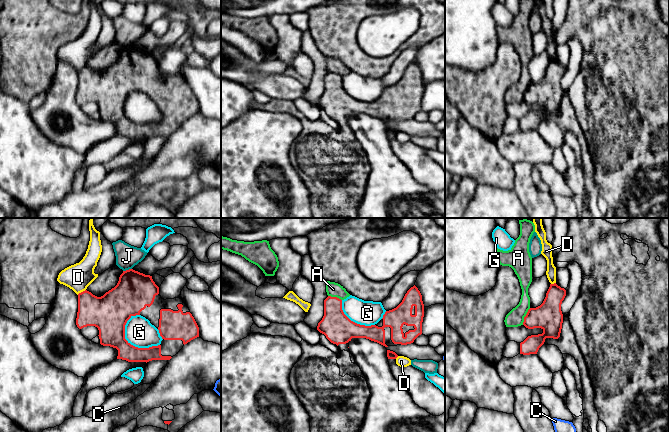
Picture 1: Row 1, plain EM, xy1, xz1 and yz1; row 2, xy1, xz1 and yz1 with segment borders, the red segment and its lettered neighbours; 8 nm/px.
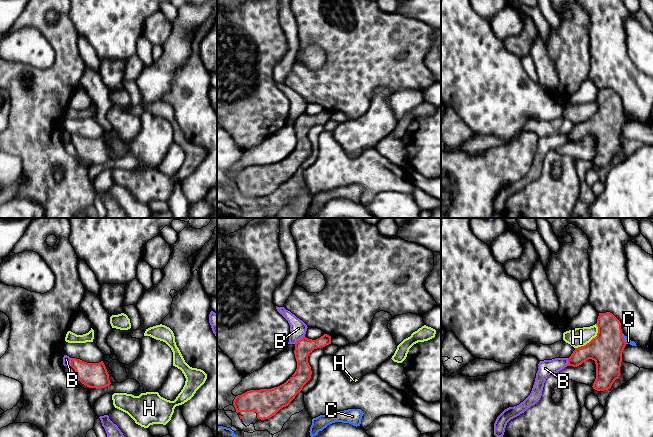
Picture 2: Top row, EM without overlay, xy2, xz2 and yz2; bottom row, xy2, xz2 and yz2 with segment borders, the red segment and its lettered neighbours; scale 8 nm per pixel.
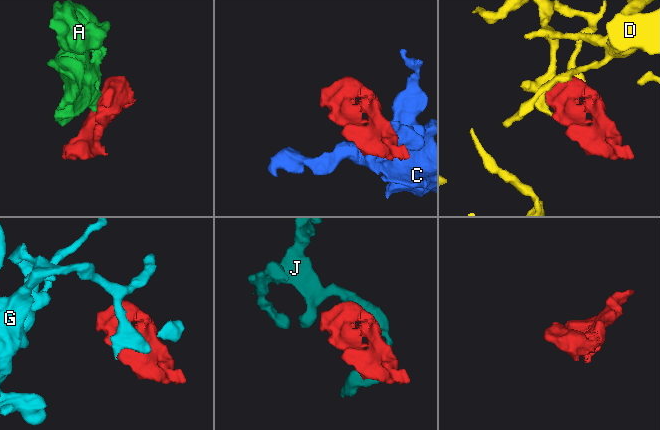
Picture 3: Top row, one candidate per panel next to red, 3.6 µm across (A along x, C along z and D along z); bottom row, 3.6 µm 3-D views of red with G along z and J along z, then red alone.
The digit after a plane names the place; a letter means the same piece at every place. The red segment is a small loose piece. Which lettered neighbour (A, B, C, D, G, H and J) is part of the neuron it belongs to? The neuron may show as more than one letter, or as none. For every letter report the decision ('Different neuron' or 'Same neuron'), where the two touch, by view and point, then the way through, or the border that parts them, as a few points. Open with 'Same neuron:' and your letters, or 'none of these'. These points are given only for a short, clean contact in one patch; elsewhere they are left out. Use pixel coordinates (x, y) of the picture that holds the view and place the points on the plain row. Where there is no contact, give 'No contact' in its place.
Same neuron: A
A: Same neuron. Touches red at yz1 (525, 92). Path across: yz1 (548, 92), (525, 92), (517, 92), (515, 94)
B: Different neuron. Touches red at xz2 (300, 115). Boundary: xz2 (304, 112), (294, 119)
C: Different neuron. Touches red at yz2 (623, 114). Boundary: yz2 (622, 109), (626, 119)
D: Different neuron. Touches red at xy1 (81, 68)
G: Different neuron. Touches red at xy1 (130, 120)
H: Different neuron. Touches red at yz2 (592, 115). Boundary: yz2 (596, 100), (597, 110), (585, 120), (575, 124)
J: Different neuron. Touches red at xy1 (127, 46)

